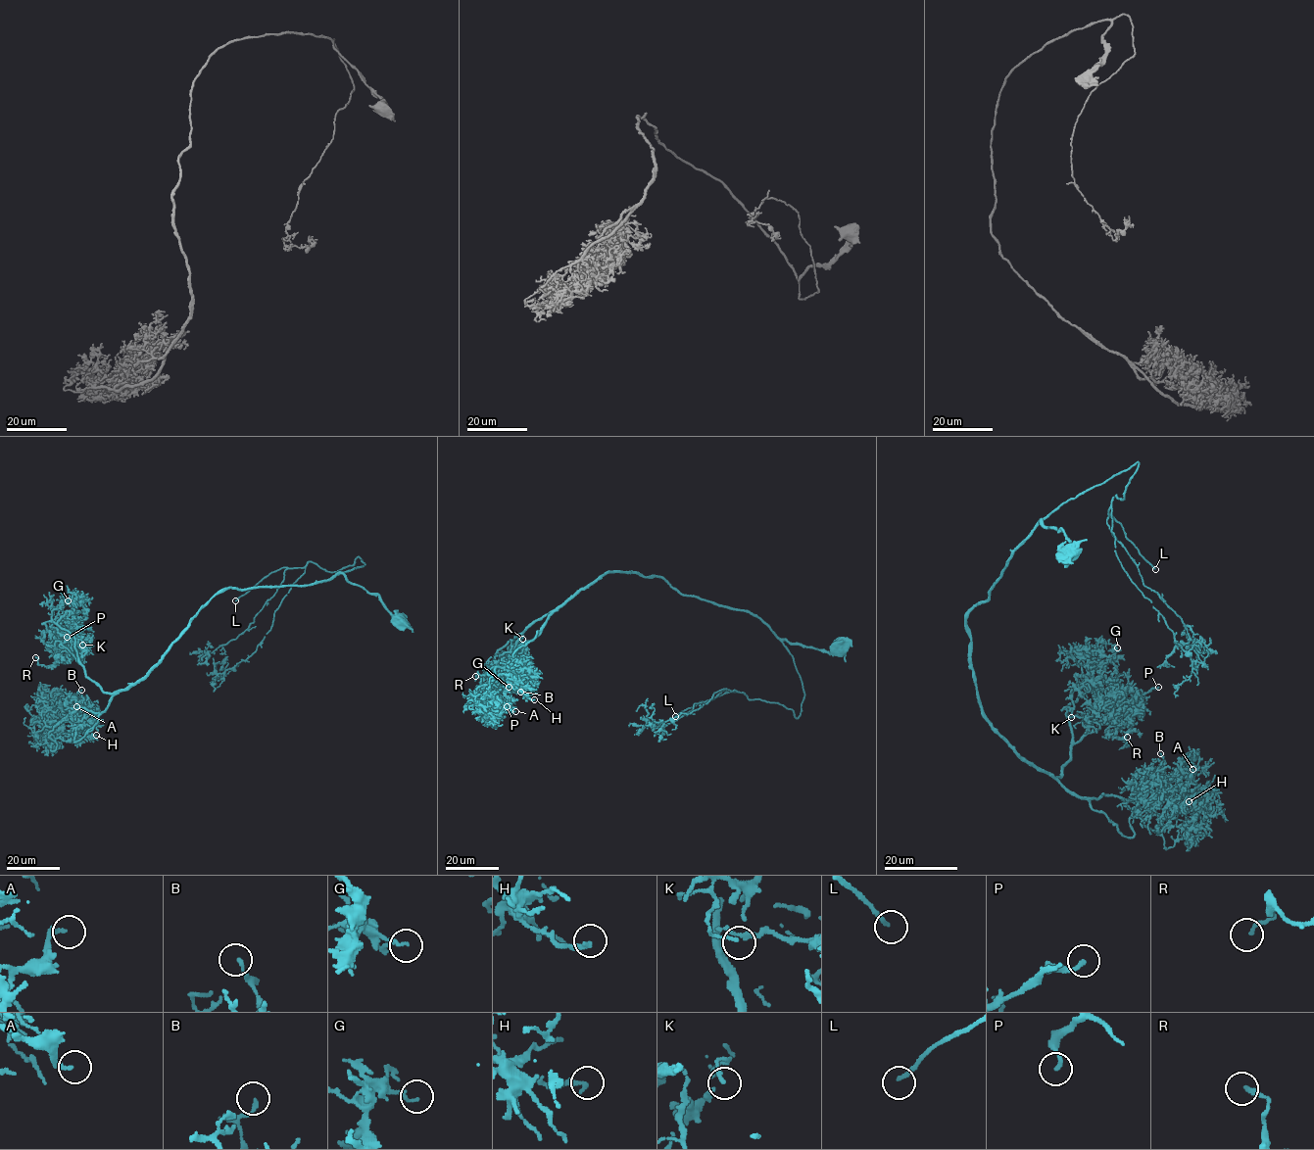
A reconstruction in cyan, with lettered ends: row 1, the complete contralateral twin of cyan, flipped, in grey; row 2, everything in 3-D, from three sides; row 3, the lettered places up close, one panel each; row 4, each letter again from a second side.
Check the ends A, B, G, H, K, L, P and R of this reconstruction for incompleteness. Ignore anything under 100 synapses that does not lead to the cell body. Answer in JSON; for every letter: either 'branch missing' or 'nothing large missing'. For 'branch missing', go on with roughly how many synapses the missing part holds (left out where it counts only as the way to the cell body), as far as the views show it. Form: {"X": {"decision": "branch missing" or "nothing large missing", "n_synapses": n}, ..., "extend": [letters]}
{"A": {"decision": "nothing large missing"}, "B": {"decision": "nothing large missing"}, "G": {"decision": "nothing large missing"}, "H": {"decision": "nothing large missing"}, "K": {"decision": "nothing large missing"}, "L": {"decision": "branch missing", "n_synapses": 190}, "P": {"decision": "nothing large missing"}, "R": {"decision": "nothing large missing"}, "extend": ["L"]}

